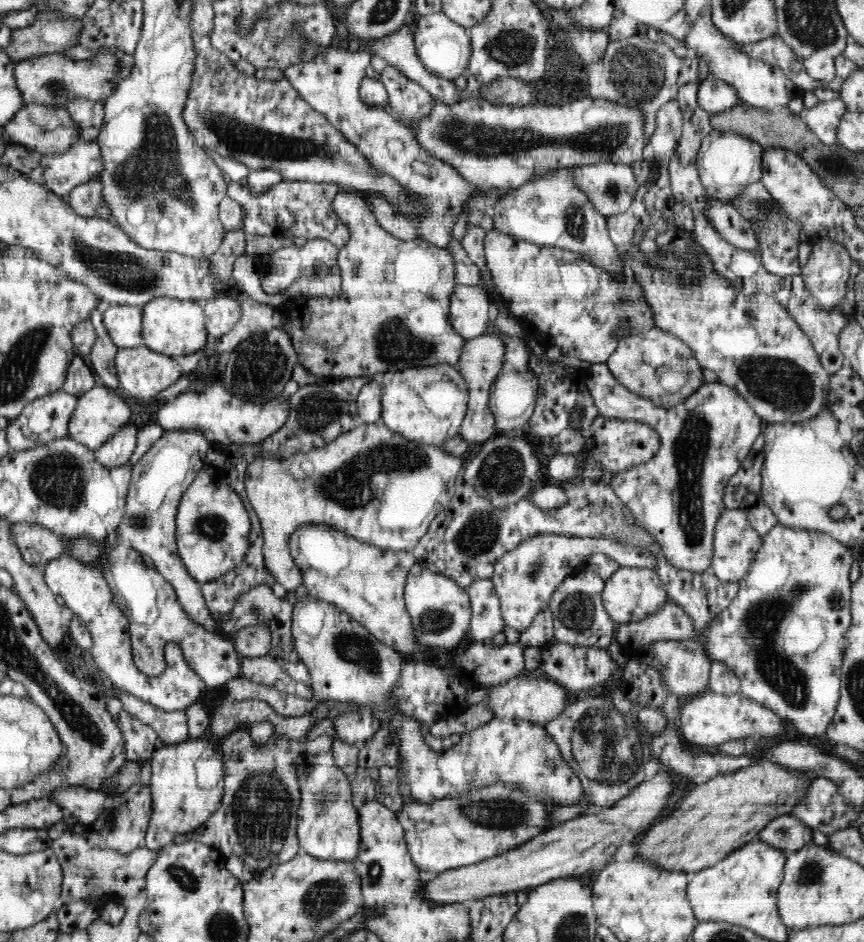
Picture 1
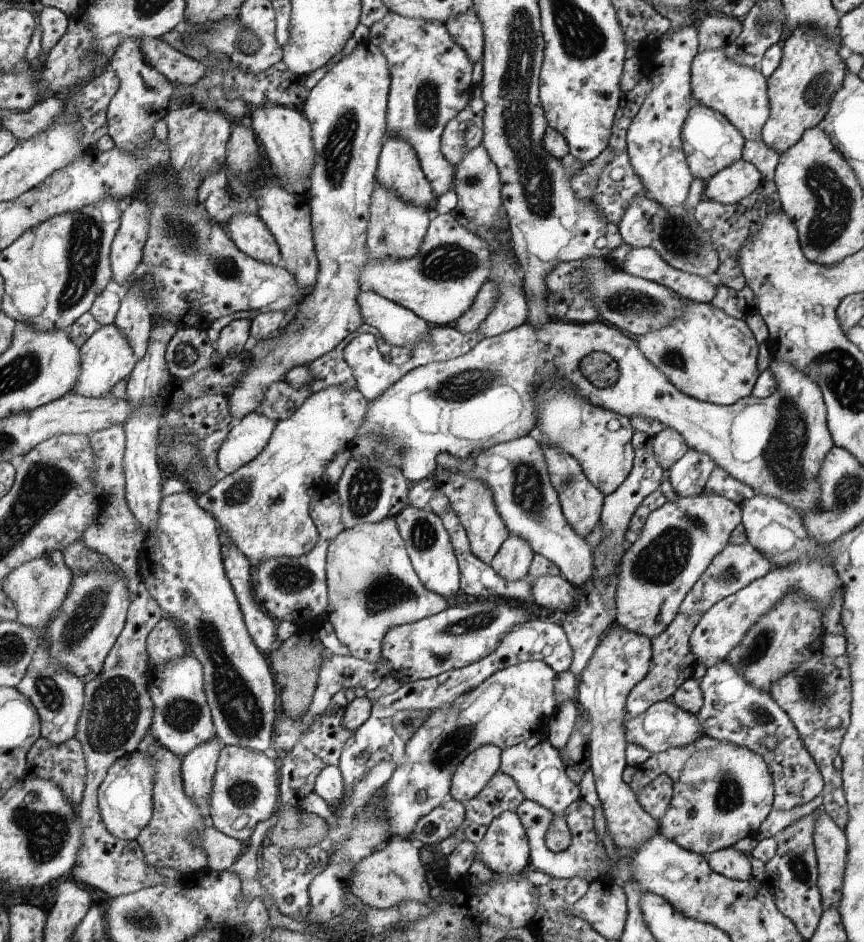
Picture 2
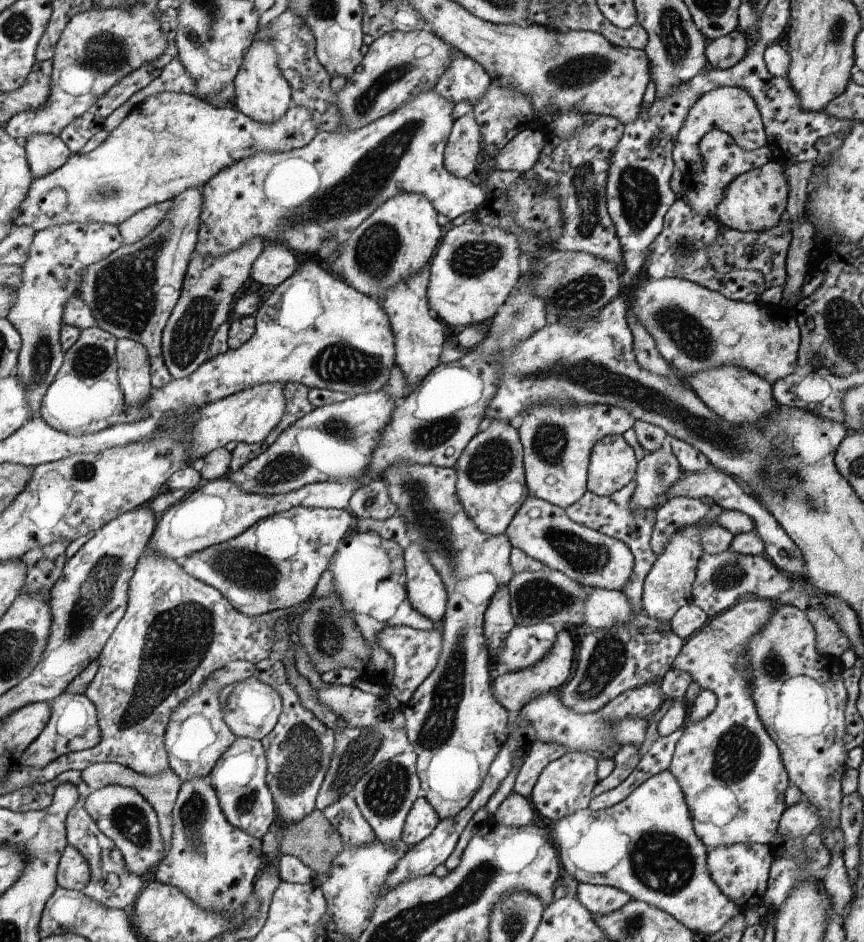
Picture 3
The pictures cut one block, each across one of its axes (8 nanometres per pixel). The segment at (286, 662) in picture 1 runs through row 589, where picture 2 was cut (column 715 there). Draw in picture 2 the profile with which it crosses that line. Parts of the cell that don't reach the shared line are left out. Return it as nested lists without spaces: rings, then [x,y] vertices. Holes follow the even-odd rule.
[[[647,194],[638,195],[625,212],[625,216],[621,220],[620,231],[626,244],[633,246],[633,248],[653,248],[662,257],[662,260],[666,261],[666,264],[680,270],[680,272],[702,276],[706,280],[715,278],[715,272],[720,266],[718,252],[714,248],[714,244],[710,242],[710,234],[694,218],[694,210],[688,210],[685,204],[680,204],[680,206],[662,206],[658,200],[651,198]]]

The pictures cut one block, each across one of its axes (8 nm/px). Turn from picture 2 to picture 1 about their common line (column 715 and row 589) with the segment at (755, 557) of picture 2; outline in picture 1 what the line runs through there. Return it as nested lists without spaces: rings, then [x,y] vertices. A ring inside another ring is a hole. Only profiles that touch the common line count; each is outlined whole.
[[[584,570],[576,576],[564,579],[559,590],[551,596],[548,604],[553,614],[553,627],[555,640],[564,642],[570,647],[595,647],[607,649],[615,641],[616,626],[602,601],[602,590],[604,590],[604,579],[592,570]]]

